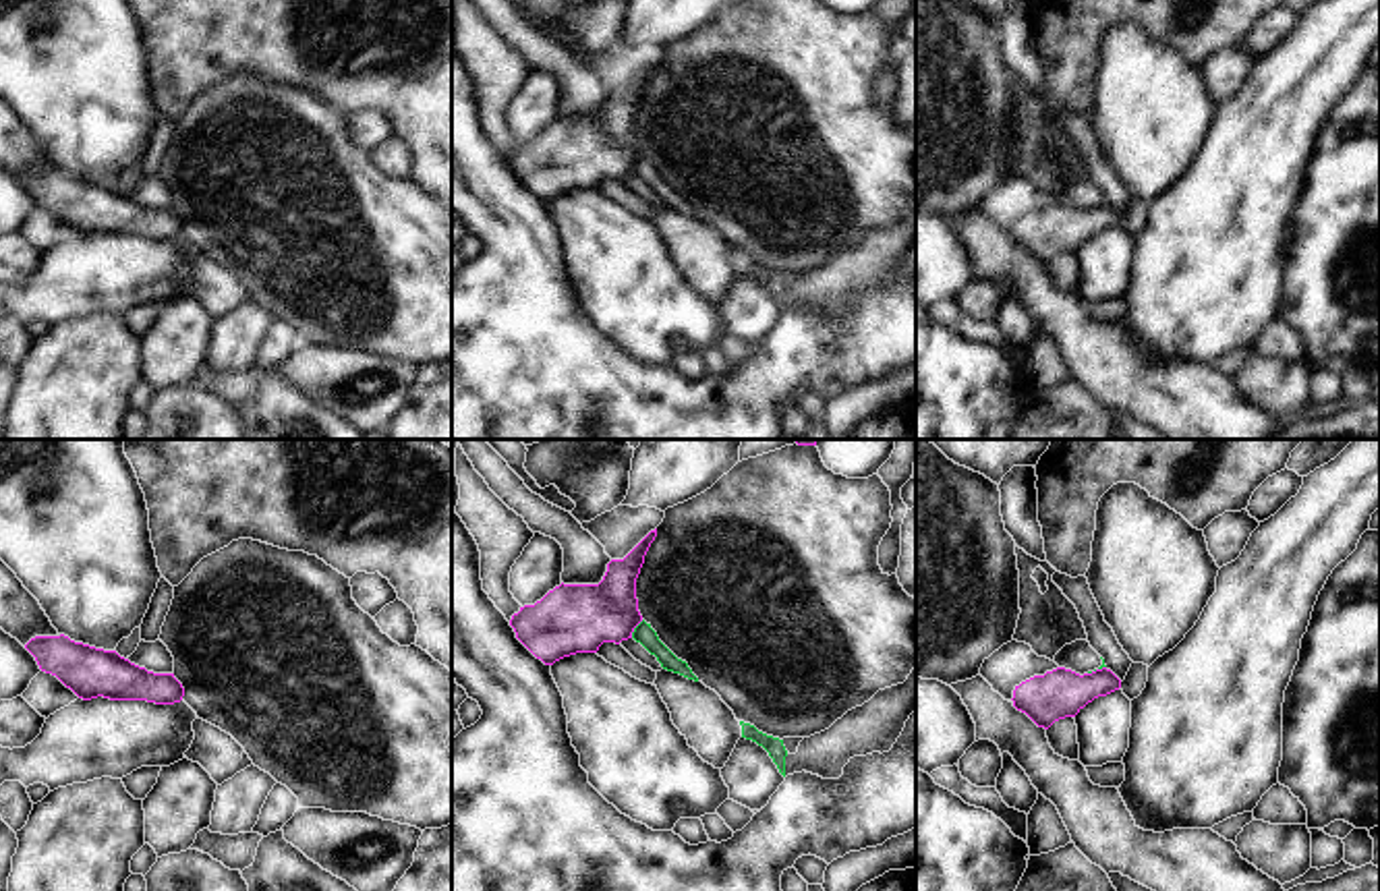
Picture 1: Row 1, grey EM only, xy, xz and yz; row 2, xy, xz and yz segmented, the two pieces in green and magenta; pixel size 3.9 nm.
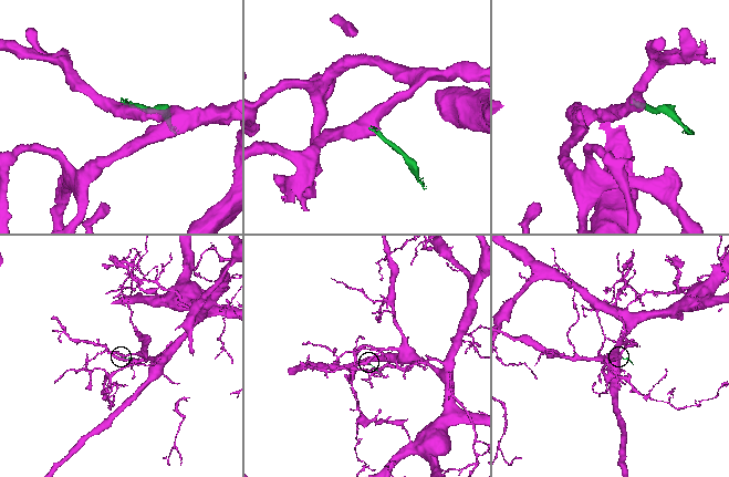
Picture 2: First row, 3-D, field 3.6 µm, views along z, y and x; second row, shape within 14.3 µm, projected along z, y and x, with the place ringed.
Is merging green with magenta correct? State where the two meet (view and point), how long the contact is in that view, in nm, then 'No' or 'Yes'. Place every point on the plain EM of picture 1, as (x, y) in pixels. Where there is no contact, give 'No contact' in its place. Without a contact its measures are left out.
Touches green at xz (635, 164). Shared border 90 nm. No

